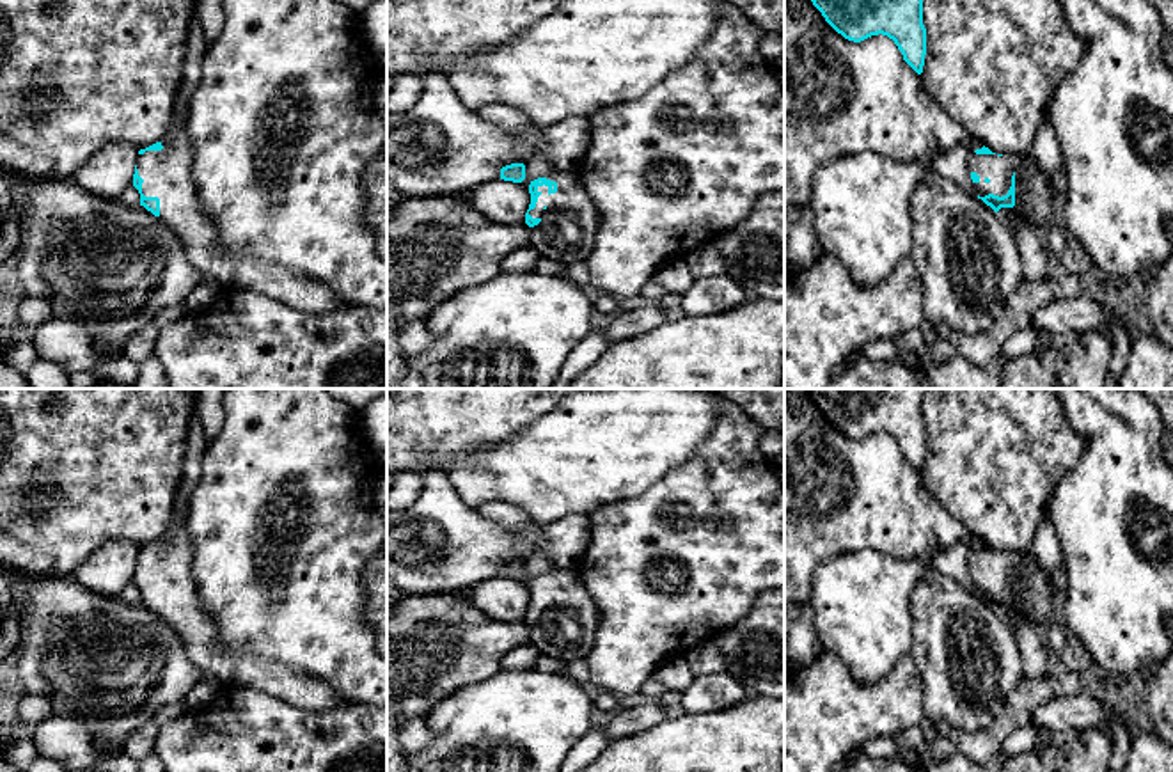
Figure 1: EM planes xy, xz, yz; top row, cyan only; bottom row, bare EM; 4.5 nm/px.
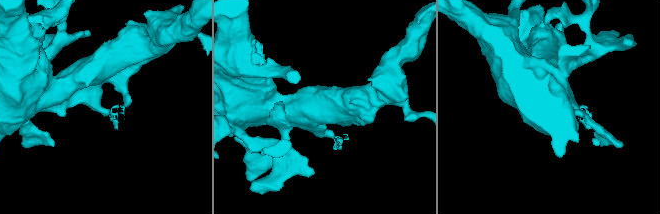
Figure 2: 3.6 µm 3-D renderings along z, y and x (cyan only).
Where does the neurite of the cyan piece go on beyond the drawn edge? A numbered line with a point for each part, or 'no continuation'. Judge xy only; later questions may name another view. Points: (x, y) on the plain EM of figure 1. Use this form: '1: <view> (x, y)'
1: xy (167, 572)

